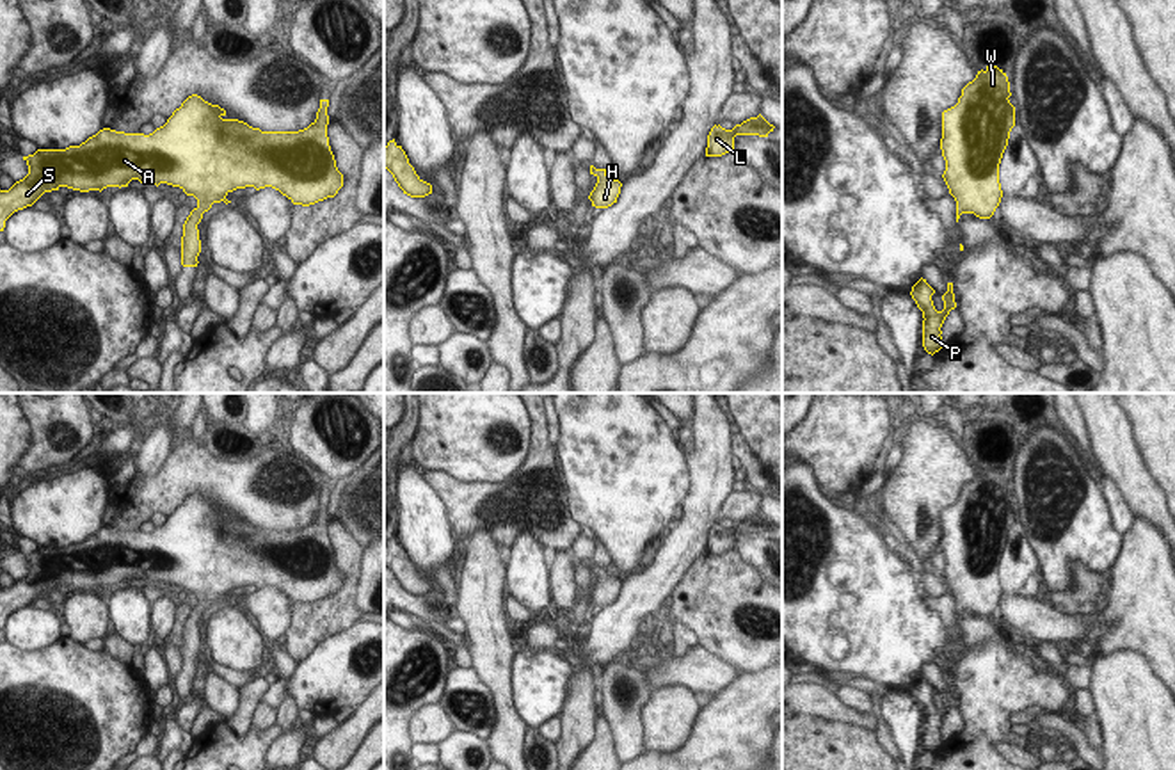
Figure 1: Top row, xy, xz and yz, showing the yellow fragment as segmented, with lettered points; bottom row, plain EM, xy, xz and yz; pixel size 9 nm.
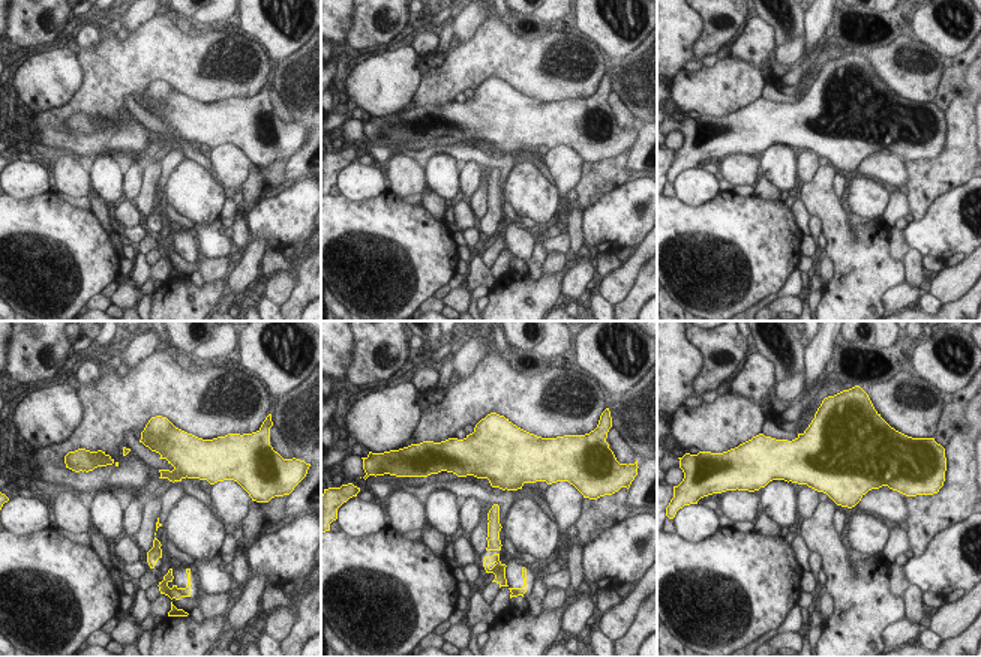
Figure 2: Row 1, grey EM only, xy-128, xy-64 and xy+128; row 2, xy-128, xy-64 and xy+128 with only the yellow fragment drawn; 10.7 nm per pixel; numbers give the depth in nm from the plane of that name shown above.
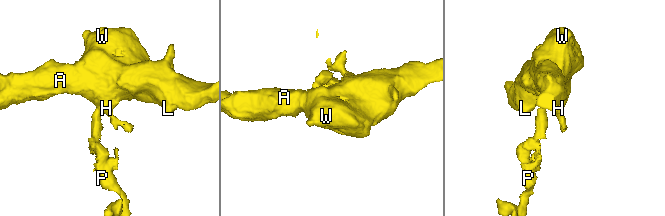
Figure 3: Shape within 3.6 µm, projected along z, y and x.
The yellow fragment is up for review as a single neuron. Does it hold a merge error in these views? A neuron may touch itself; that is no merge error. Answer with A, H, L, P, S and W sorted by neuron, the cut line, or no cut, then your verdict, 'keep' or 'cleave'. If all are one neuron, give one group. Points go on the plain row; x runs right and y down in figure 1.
groups A H L P S W; cut none; keep

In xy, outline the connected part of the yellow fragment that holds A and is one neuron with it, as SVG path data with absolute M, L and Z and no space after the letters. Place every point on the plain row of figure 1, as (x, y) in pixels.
M188 494L172 510L167 521L153 532L124 532L110 526L100 528L80 544L66 548L37 548L23 555L28 573L9 589L0 589L0 630L5 619L18 608L32 605L44 590L68 585L80 590L103 589L107 585L128 585L132 578L142 583L167 582L180 585L187 594L197 598L183 622L181 663L197 665L201 638L197 622L213 601L231 601L226 594L236 587L272 585L293 603L309 605L334 596L343 585L343 573L336 565L327 535L329 498L320 498L316 517L299 530L261 530L238 517L226 517L226 509L204 500L201 494Z

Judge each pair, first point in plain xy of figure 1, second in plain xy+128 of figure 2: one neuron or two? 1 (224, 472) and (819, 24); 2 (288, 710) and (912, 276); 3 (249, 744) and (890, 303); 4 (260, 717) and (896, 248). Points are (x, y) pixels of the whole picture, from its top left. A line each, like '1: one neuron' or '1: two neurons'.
1: two neurons
2: one neuron
3: two neurons
4: one neuron

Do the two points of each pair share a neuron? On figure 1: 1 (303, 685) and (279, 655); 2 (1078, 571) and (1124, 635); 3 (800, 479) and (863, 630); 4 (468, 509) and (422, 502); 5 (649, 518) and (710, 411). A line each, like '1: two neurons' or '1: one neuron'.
1: two neurons
2: two neurons
3: one neuron
4: two neurons
5: two neurons

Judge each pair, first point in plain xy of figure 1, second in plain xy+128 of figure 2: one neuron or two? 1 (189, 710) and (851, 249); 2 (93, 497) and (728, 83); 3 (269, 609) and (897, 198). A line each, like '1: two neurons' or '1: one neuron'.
1: two neurons
2: one neuron
3: two neurons

